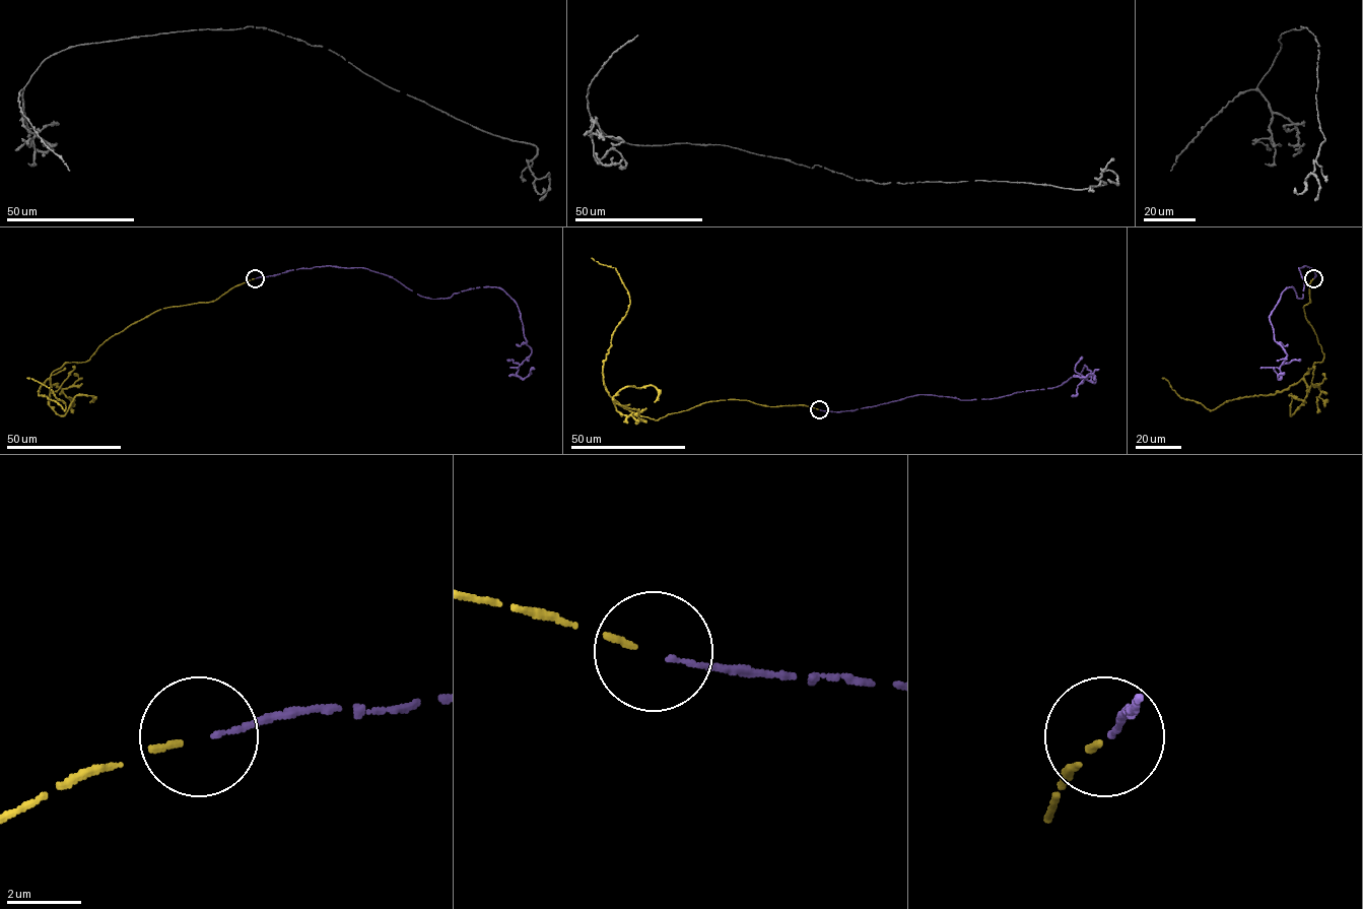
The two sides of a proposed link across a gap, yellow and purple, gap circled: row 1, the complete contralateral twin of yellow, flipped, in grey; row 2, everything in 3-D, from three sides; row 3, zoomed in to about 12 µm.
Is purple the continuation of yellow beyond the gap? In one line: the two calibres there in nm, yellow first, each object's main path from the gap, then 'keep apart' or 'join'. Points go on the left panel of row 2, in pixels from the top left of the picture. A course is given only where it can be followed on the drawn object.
170/130 nm | yellow via (254, 278), (214, 301), (155, 311), (83, 363), (65, 363), (39, 391), (64, 410), (51, 389), (26, 378) | purple via (256, 278), (324, 266), (364, 267), (435, 299), (500, 287), (531, 349), (517, 375), (534, 368) | join

